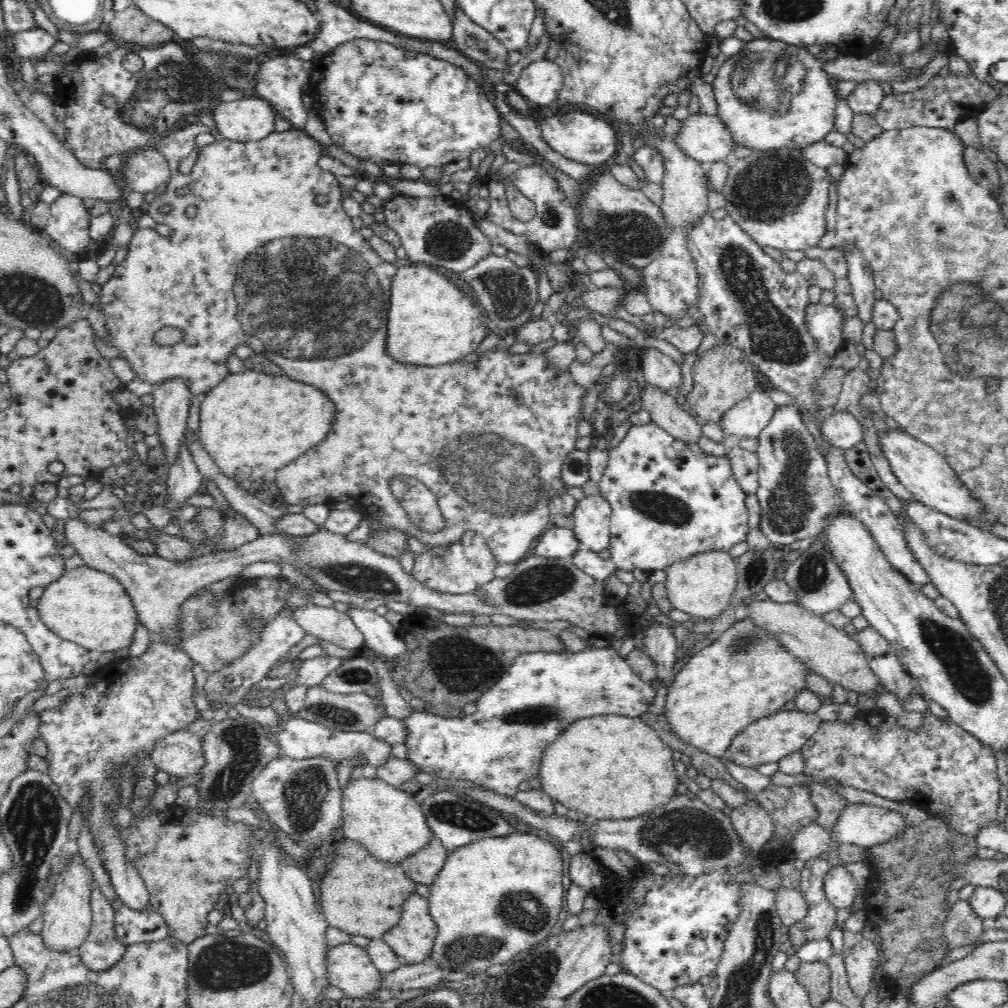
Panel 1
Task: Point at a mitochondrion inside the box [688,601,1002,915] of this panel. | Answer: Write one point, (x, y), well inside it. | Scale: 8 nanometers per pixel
(954, 653)

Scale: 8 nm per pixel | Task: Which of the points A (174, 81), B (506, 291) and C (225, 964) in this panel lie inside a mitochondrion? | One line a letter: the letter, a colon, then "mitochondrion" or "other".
A: mitochondrion
B: mitochondrion
C: mitochondrion

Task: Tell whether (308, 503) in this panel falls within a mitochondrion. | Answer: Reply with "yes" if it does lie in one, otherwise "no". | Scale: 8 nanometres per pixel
no

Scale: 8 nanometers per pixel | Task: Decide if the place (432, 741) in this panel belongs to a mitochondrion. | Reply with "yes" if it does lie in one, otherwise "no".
no

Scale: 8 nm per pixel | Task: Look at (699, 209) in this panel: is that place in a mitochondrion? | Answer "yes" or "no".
no

